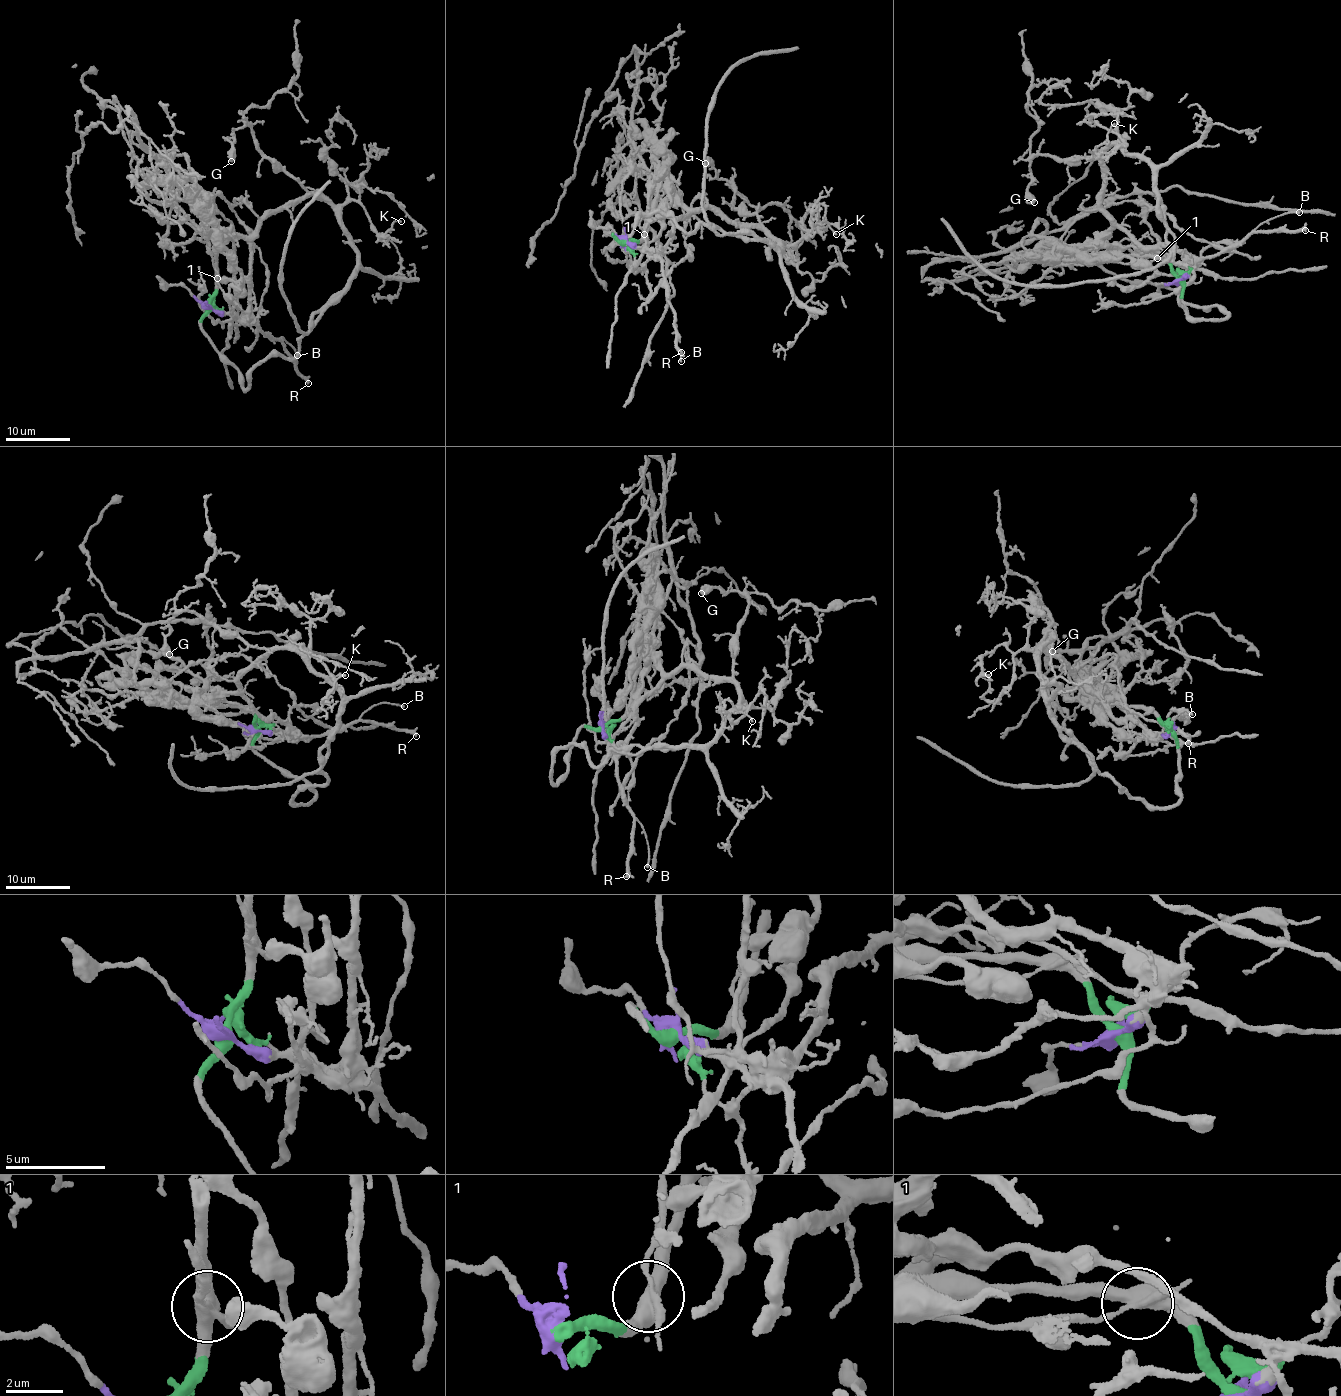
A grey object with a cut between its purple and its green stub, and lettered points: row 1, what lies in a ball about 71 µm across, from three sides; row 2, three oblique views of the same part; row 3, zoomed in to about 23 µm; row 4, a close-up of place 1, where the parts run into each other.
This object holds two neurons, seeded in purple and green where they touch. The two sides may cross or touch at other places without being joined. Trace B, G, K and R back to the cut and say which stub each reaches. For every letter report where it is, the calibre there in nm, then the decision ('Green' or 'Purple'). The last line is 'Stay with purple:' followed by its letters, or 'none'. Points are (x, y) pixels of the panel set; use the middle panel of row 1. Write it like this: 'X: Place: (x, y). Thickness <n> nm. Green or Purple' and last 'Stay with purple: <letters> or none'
B: Place: (681, 361). Thickness 160 nm. Green
G: Place: (705, 163). Thickness 650 nm. Green
K: Place: (836, 234). Thickness 100 nm. Green
R: Place: (681, 352). Thickness 240 nm. Green
Stay with purple: none

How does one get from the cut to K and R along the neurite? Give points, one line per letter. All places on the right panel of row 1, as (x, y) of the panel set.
K: (1180, 280), (1104, 241), (1099, 162), (1111, 129), (1123, 143), (1096, 148), (1114, 122)
R: (1180, 280), (1200, 264), (1197, 260), (1236, 248), (1253, 232), (1305, 230)

